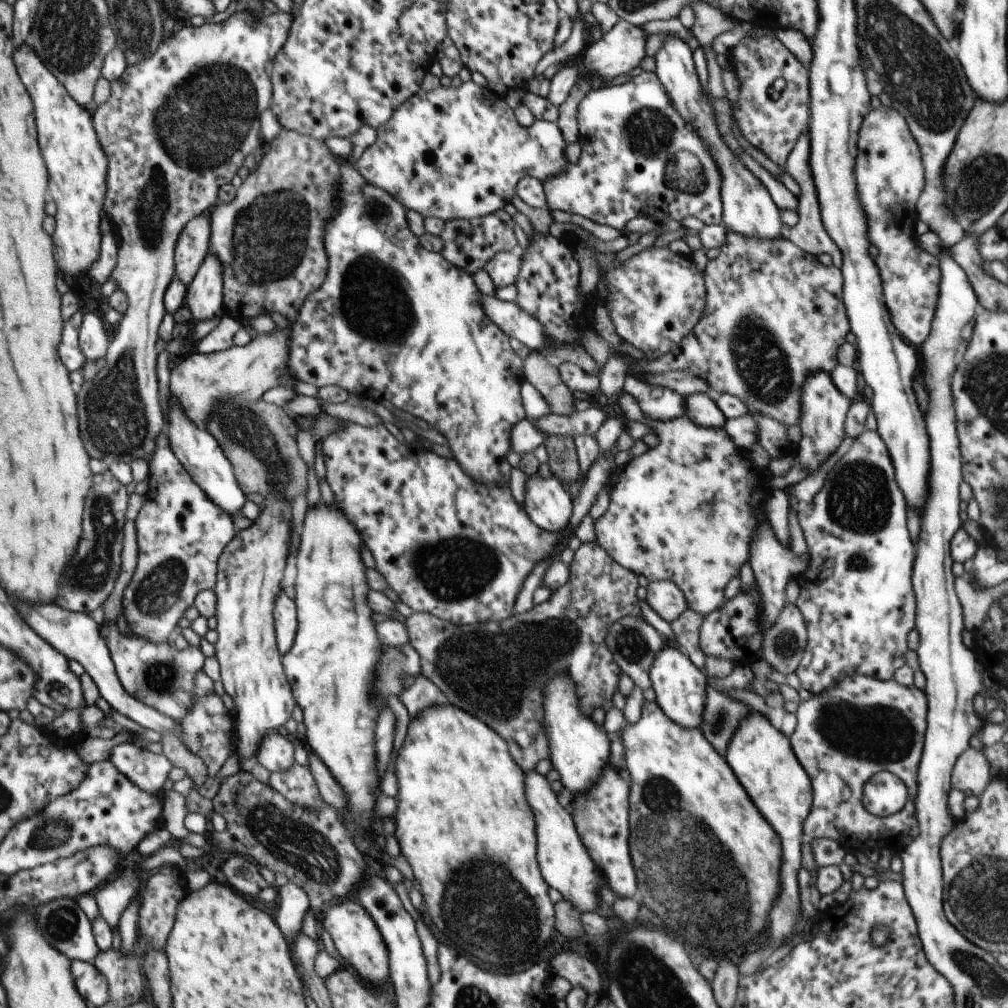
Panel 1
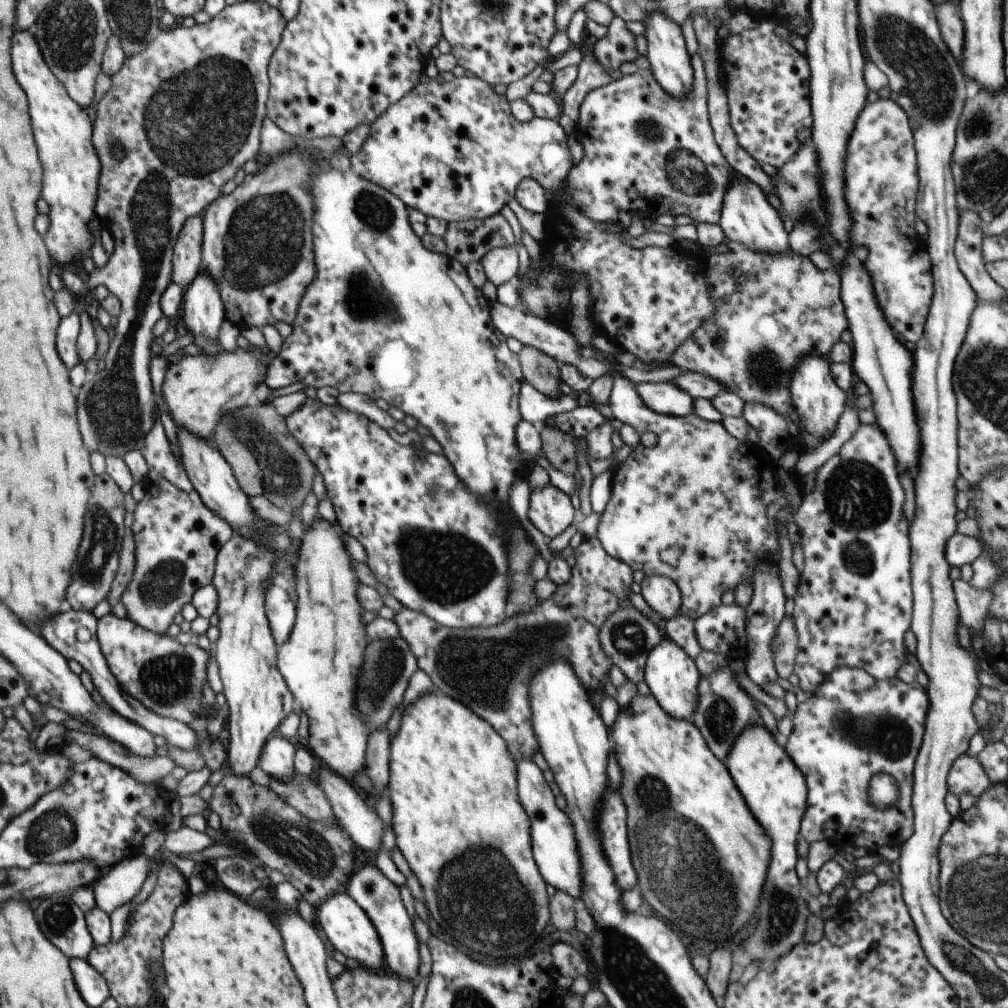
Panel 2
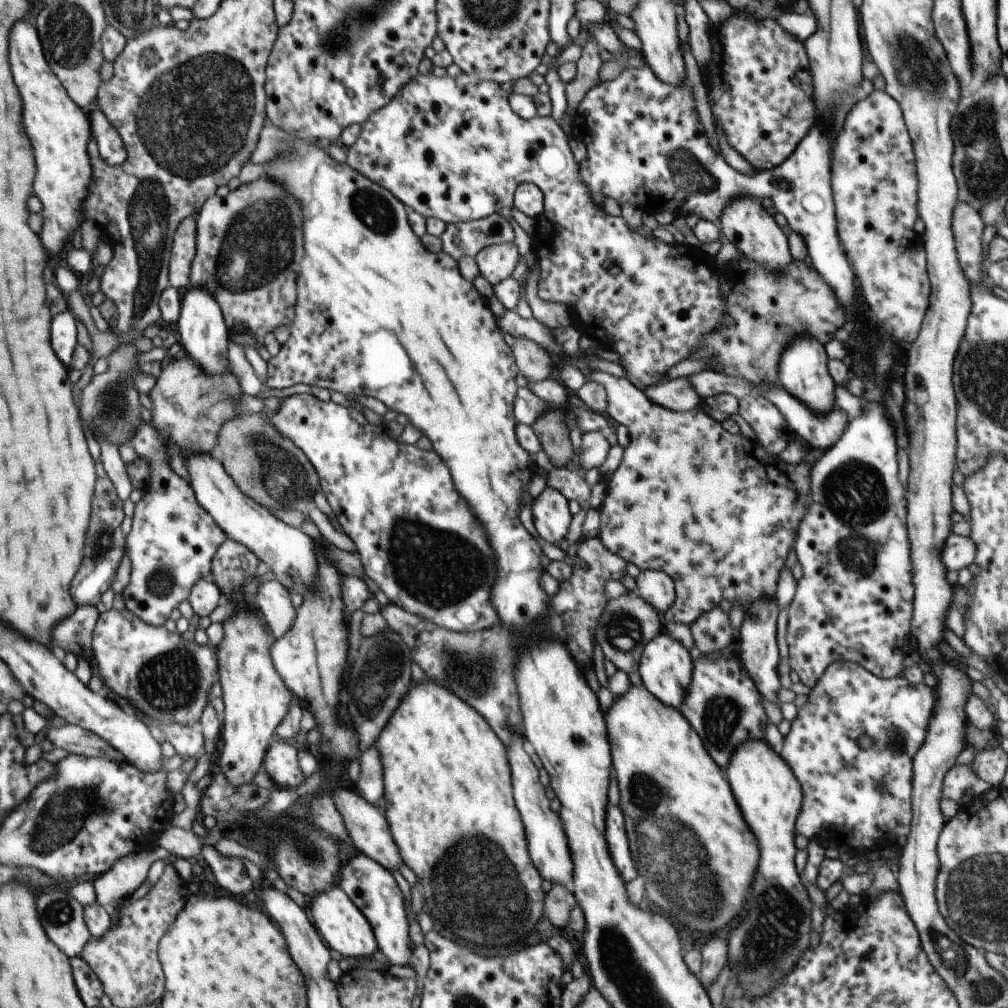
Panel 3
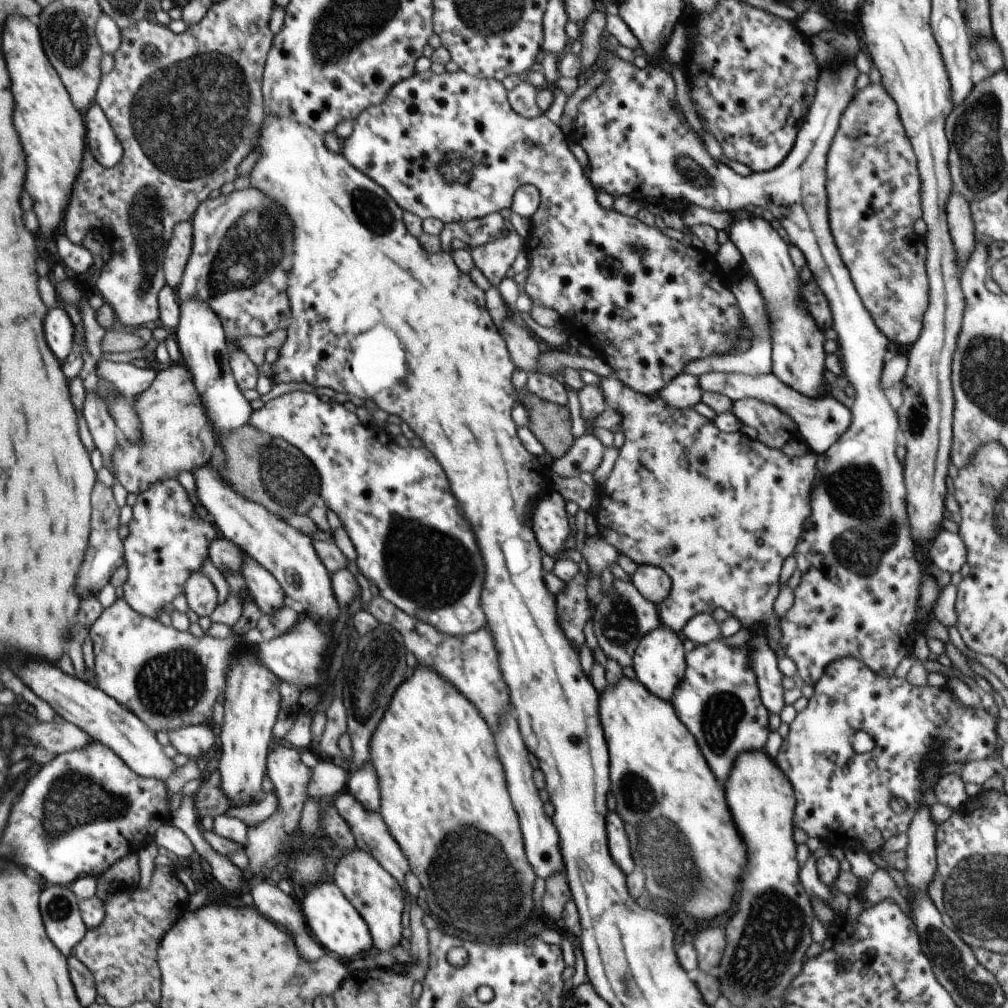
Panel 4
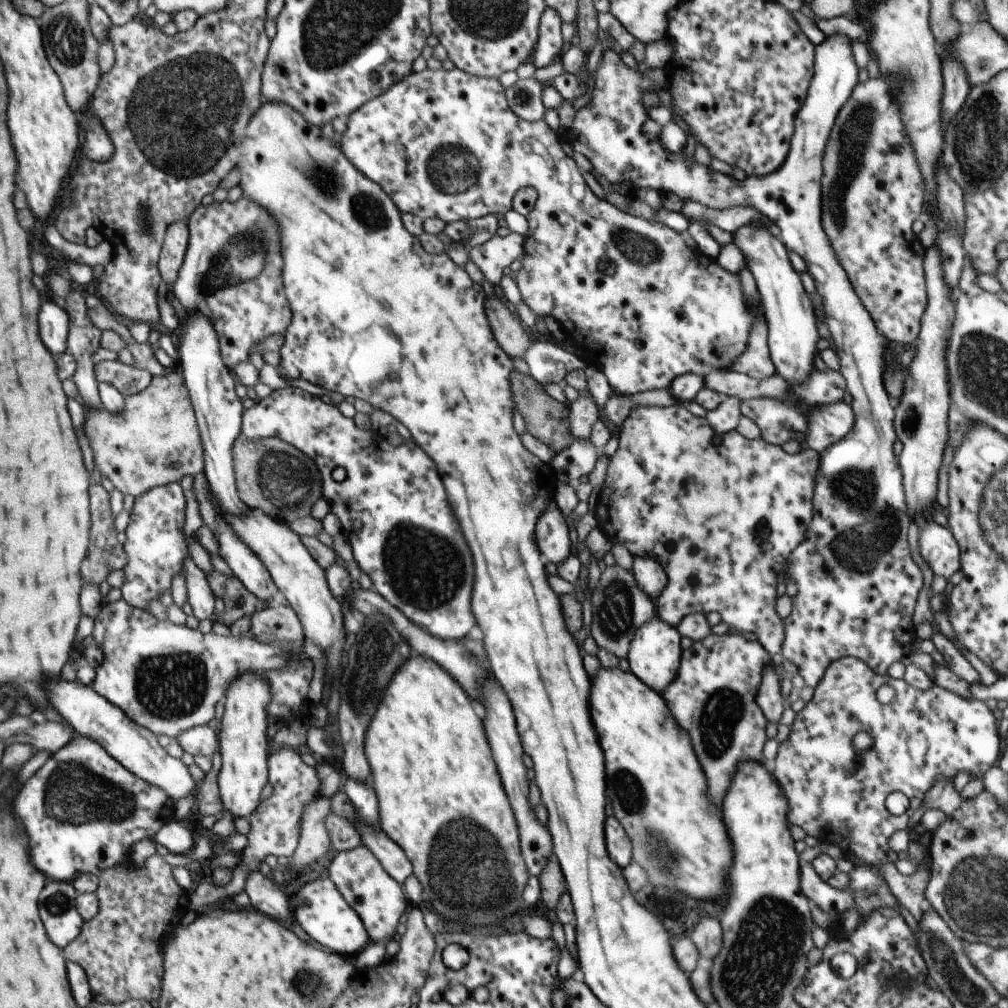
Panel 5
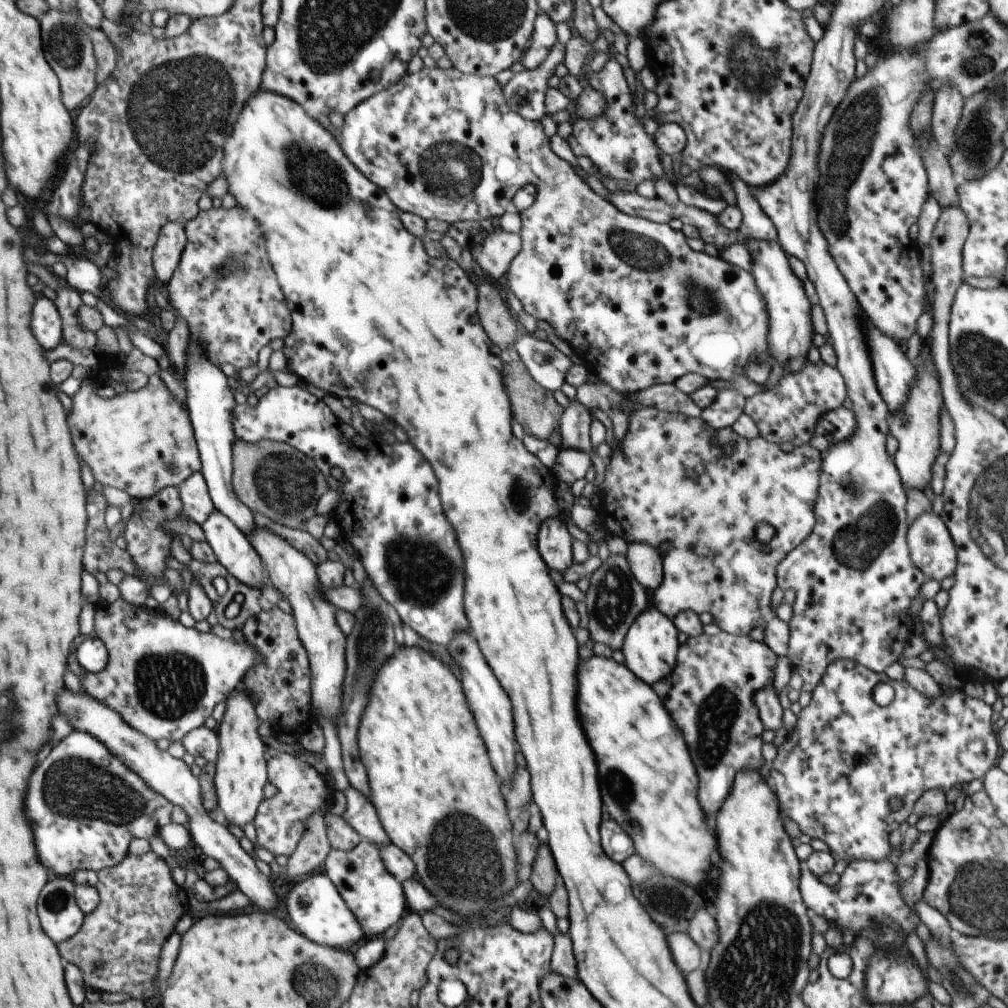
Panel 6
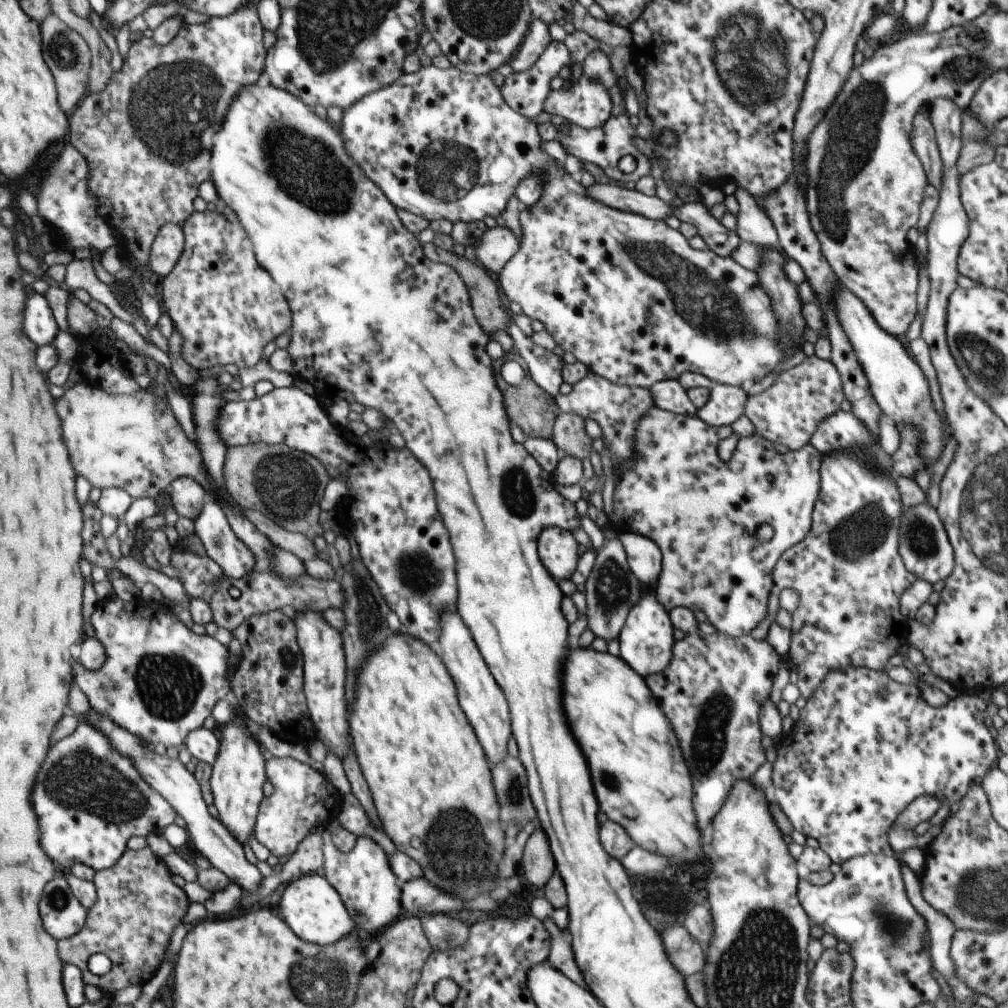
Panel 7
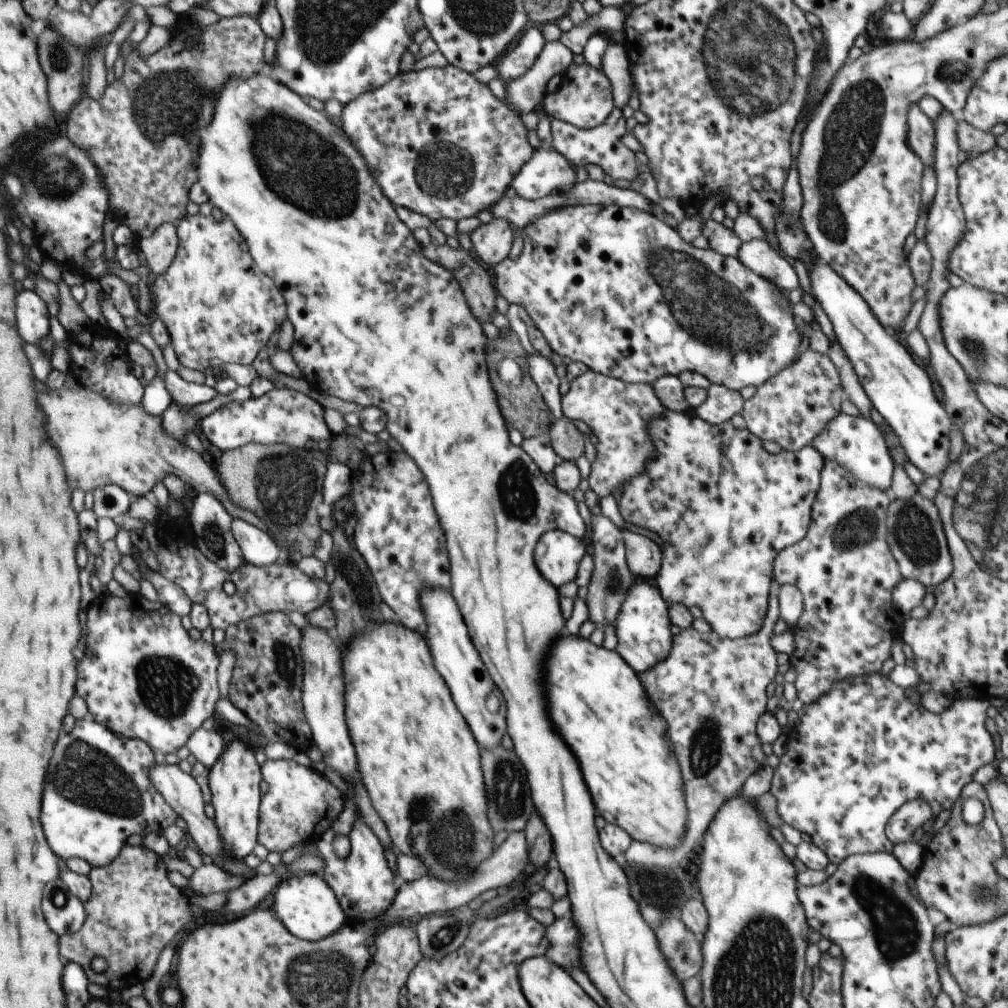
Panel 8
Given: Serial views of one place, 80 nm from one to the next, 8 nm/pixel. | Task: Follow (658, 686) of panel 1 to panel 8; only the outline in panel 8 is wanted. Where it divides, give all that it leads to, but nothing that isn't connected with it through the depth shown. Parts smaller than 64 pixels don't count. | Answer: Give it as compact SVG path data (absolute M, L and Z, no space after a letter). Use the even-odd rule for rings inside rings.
M637 579L635 584L630 586L626 600L620 604L620 612L614 622L617 637L616 652L637 674L654 668L670 654L674 631L670 627L669 605L653 581Z

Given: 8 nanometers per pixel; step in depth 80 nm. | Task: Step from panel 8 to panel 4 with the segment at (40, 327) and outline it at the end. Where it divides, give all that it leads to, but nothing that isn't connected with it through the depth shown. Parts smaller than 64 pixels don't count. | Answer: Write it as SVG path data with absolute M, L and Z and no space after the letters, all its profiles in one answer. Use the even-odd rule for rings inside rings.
M63 306L46 314L46 338L50 338L50 348L62 360L74 351L74 326Z

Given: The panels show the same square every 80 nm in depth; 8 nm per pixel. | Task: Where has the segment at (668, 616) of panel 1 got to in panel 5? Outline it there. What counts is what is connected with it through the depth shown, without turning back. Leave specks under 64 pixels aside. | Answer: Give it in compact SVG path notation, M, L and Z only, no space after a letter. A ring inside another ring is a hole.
M633 557L633 560L632 572L636 584L652 600L656 600L668 584L666 571L652 557Z

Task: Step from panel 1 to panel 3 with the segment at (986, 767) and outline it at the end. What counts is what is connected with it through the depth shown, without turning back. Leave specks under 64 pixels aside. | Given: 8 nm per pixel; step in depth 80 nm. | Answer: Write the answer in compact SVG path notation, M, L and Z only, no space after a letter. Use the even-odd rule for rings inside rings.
M972 763L968 764L957 764L954 765L944 777L943 780L943 798L955 800L957 803L966 794L966 790L972 790L973 796L978 796L984 794L988 789L991 789L993 786L986 782L985 780L979 779L977 774L974 772L974 769L971 767Z

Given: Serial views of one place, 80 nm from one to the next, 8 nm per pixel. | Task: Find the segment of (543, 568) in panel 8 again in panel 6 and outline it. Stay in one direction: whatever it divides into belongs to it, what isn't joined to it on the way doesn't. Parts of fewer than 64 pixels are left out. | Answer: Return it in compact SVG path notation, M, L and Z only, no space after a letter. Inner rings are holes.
M560 517L544 521L538 529L538 550L544 562L561 574L574 564L572 538Z

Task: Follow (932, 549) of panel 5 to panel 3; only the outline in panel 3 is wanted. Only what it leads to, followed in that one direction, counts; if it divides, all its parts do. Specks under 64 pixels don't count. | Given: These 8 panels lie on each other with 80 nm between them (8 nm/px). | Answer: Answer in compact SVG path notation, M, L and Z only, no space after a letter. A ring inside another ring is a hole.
M950 533L945 540L941 559L948 571L958 572L975 562L977 553L976 543L969 536Z

